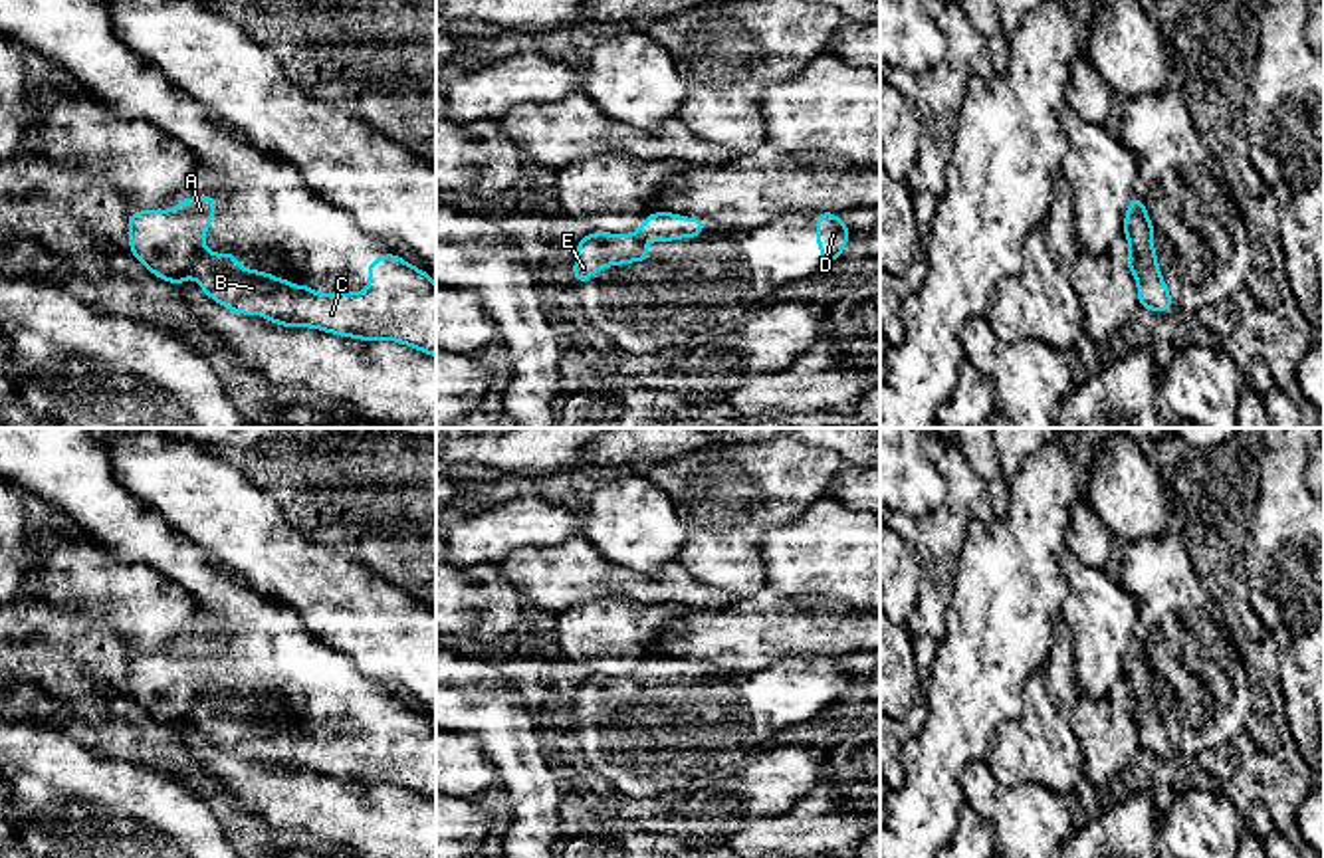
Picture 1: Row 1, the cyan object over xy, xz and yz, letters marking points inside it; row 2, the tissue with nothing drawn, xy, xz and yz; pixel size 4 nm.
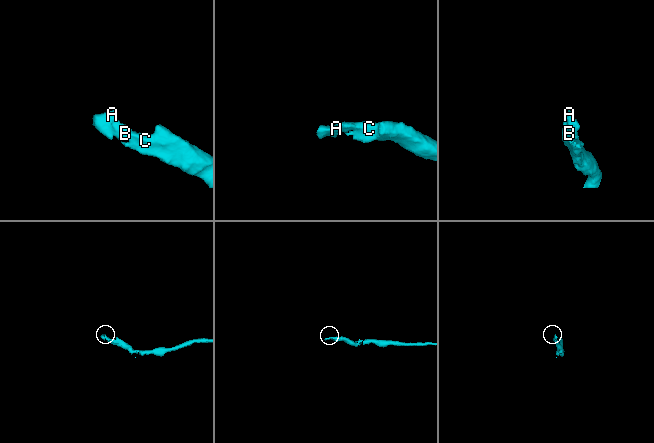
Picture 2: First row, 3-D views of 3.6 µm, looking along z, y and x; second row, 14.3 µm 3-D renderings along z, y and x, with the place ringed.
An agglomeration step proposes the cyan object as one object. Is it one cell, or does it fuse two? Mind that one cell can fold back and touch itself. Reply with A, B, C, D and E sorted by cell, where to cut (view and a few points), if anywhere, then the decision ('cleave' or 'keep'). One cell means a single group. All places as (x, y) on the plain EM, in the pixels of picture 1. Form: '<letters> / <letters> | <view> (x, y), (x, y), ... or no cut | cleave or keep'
A B C D E | no cut | keep

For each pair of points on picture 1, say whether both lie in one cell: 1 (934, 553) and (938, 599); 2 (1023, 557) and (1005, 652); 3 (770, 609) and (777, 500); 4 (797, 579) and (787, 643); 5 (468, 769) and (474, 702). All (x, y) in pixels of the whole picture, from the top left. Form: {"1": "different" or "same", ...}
{"1": "same", "2": "same", "3": "different", "4": "different", "5": "different"}

